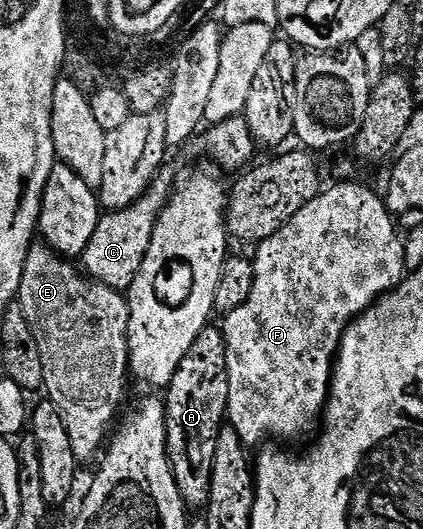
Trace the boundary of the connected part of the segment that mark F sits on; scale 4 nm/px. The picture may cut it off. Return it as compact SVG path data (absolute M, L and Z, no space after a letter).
M337 183L337 184L341 184L341 185L333 185L333 186L331 186L331 187L330 187L330 189L329 189L329 186L328 186L328 188L326 188L326 189L325 189L325 190L324 190L324 191L322 191L322 192L320 192L320 193L318 193L318 194L317 194L317 197L316 197L316 198L315 198L315 199L311 199L311 203L307 203L307 207L303 207L303 211L299 211L299 215L295 215L295 219L291 219L291 220L290 220L290 221L289 221L289 222L288 222L288 223L286 223L286 225L285 225L285 226L283 226L283 227L282 227L282 228L281 228L281 229L280 229L280 230L279 230L279 231L275 231L275 235L271 235L271 236L270 236L270 237L268 237L268 238L267 238L267 239L266 239L266 241L263 241L263 242L260 242L260 244L258 244L258 245L257 245L257 246L256 246L256 249L255 249L255 250L257 250L257 254L255 254L255 255L254 255L254 254L252 254L252 257L251 257L251 260L252 260L252 262L253 262L253 270L254 270L254 271L255 271L255 287L251 287L251 299L247 299L247 303L243 303L243 307L235 307L235 311L231 311L231 312L230 312L230 313L227 313L227 314L224 314L224 317L223 317L223 321L225 321L225 325L224 325L224 324L223 324L223 332L224 332L224 334L225 334L225 346L226 346L226 347L227 347L227 379L228 379L228 380L229 380L229 394L228 394L228 395L227 395L227 403L228 403L228 404L229 404L229 408L228 408L228 410L227 410L227 421L228 421L228 424L229 424L229 425L230 425L230 426L231 426L231 427L232 427L232 428L233 428L233 430L234 430L234 431L236 431L236 433L237 433L237 434L238 434L238 435L239 435L239 439L240 439L240 440L241 440L241 441L242 441L242 443L243 443L243 444L245 444L245 446L247 446L247 447L253 447L253 445L257 445L257 444L258 444L258 445L257 445L257 446L260 446L260 445L261 445L261 444L262 444L262 443L265 443L265 442L261 442L261 443L260 443L260 441L265 441L265 440L267 440L267 439L268 439L268 437L274 437L274 439L275 439L275 440L277 440L277 441L274 441L274 442L277 442L277 443L285 443L285 442L281 442L281 441L297 441L297 440L299 440L299 439L300 439L300 437L301 437L301 436L303 436L303 435L304 435L304 433L309 433L309 432L311 432L311 431L312 431L312 429L313 429L313 428L314 428L314 429L313 429L313 432L314 432L314 430L316 430L316 429L317 429L317 428L318 428L318 425L319 425L319 422L320 422L320 421L321 421L321 420L322 420L322 417L323 417L323 414L324 414L324 411L325 411L325 402L326 402L326 401L328 401L328 400L329 400L329 383L330 383L330 381L332 381L332 380L333 380L333 367L334 367L334 364L335 364L335 358L336 358L336 356L337 356L337 348L338 348L338 347L339 347L339 346L341 346L341 336L343 336L343 335L344 335L344 333L345 333L345 328L346 328L346 327L347 327L347 326L348 326L348 325L349 325L349 323L350 323L350 322L351 322L351 321L354 321L354 320L355 320L355 318L357 318L357 316L359 316L359 315L360 315L360 314L361 314L361 313L363 313L363 312L365 312L365 310L366 310L366 309L370 309L370 308L371 308L371 307L372 307L372 306L373 306L373 305L376 305L376 304L377 304L377 302L378 302L378 301L380 301L380 300L381 300L381 298L382 298L382 297L384 297L384 296L385 296L385 294L386 294L386 293L390 293L390 291L392 291L392 290L393 290L393 289L394 289L394 288L395 288L395 286L397 286L397 285L400 285L400 284L401 284L401 282L402 282L402 281L404 281L404 280L405 280L405 278L406 278L406 276L407 276L407 270L406 270L406 268L405 268L405 243L404 243L404 240L401 240L401 239L399 239L399 233L398 233L398 230L397 230L397 229L396 229L396 228L395 228L395 217L394 217L394 214L392 214L392 213L390 213L390 212L389 212L389 206L388 206L388 205L386 205L386 204L385 204L385 202L384 202L384 200L383 200L383 197L382 197L382 194L381 194L381 193L380 193L380 192L379 192L379 193L378 193L378 194L377 194L377 193L372 193L372 191L371 191L371 190L369 190L369 189L368 189L368 187L367 187L367 186L365 186L365 185L349 185L349 184L353 184L353 183Z

